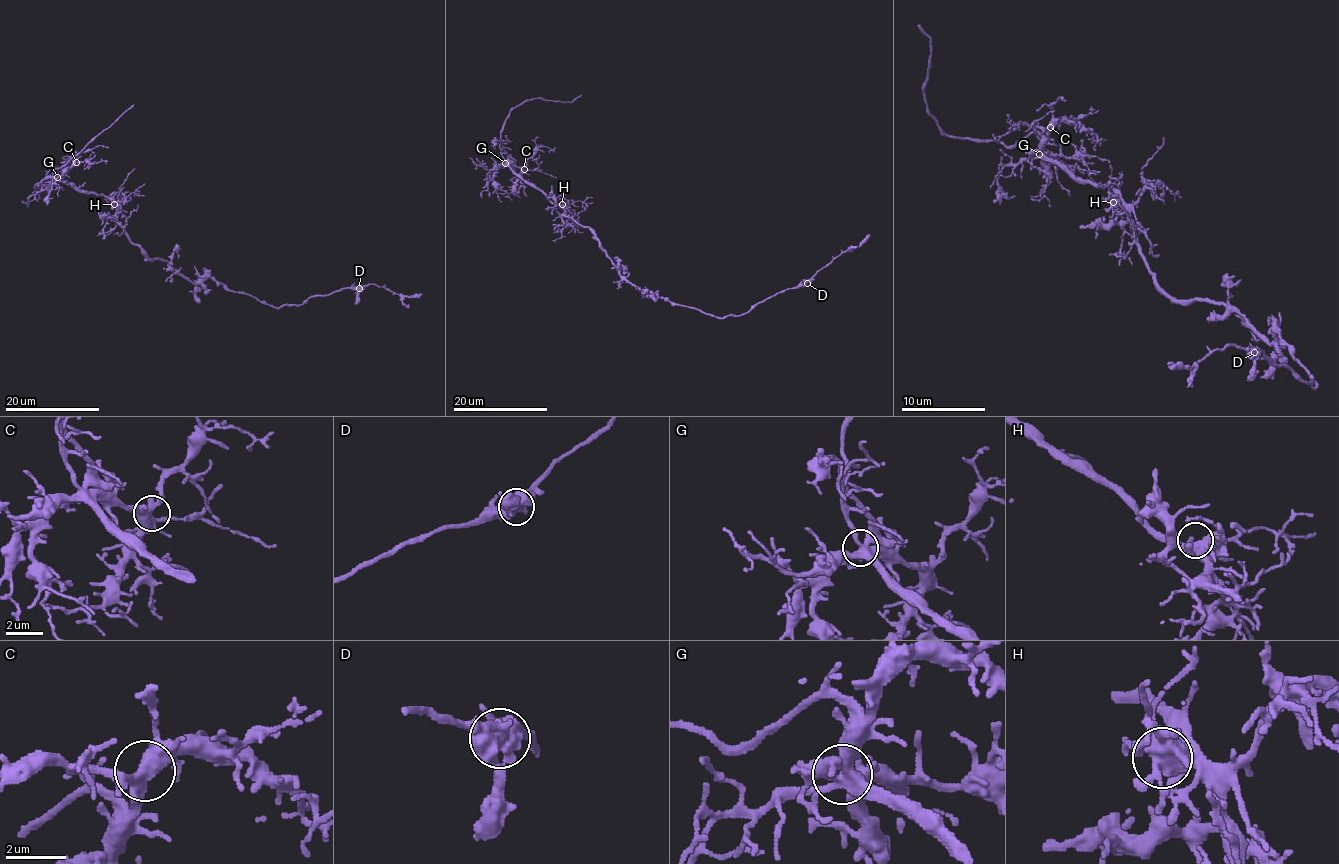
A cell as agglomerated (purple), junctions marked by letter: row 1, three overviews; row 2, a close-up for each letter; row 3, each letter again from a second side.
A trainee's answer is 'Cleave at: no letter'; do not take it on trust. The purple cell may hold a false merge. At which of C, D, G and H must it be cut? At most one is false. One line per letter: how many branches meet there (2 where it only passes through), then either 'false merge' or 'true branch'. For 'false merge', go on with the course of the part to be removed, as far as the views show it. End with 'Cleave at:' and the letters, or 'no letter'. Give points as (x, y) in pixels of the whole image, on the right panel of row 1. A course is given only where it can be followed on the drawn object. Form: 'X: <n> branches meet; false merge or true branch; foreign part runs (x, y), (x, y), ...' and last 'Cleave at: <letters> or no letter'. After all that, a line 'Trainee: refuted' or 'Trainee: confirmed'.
C: 5 branches meet; true branch
D: 3 branches meet; true branch
G: 4 branches meet; true branch
H: 3 branches meet; true branch
Cleave at: no letter
Trainee: confirmed

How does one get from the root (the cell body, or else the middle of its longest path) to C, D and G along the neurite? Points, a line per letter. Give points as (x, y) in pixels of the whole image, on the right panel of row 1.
C: (1201, 301), (1174, 299), (1157, 284), (1144, 263), (1130, 213), (1109, 188), (1073, 179), (1041, 152), (1050, 127)
D: (1201, 301), (1222, 301), (1266, 343), (1277, 333), (1315, 385), (1292, 369), (1275, 364), (1262, 352), (1254, 352)
G: (1201, 301), (1174, 299), (1157, 284), (1155, 274), (1144, 263), (1130, 213), (1109, 188), (1077, 181), (1039, 154)

